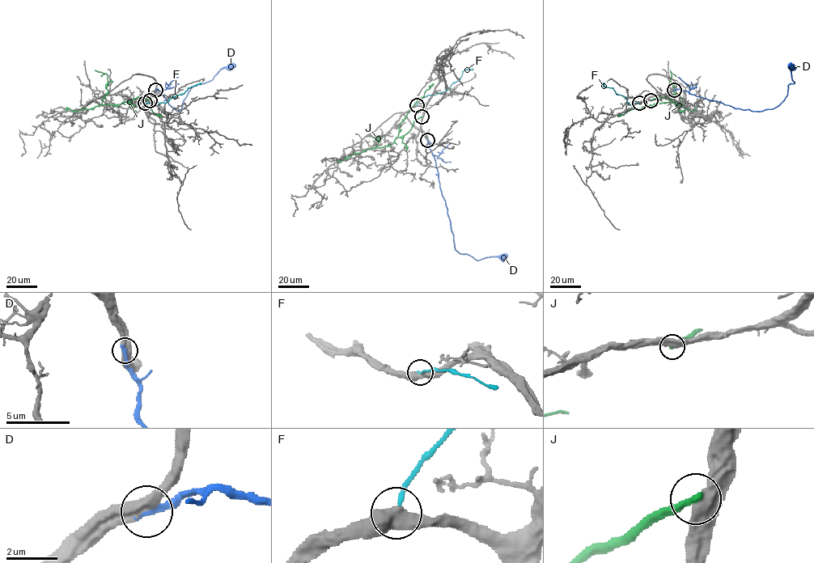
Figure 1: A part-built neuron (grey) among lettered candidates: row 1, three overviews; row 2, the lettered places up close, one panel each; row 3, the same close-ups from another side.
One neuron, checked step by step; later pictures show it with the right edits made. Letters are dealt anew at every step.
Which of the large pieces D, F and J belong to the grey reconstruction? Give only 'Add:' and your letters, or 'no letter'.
Add: D

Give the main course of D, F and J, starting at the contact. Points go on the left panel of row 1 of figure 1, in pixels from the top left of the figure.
D: (155, 90), (157, 88), (169, 104), (179, 111), (188, 91), (194, 86), (210, 81), (222, 69), (235, 65)
F: (145, 103), (166, 103), (201, 82)
J: (150, 100), (137, 97), (119, 105), (102, 104), (108, 91), (108, 75), (95, 69)

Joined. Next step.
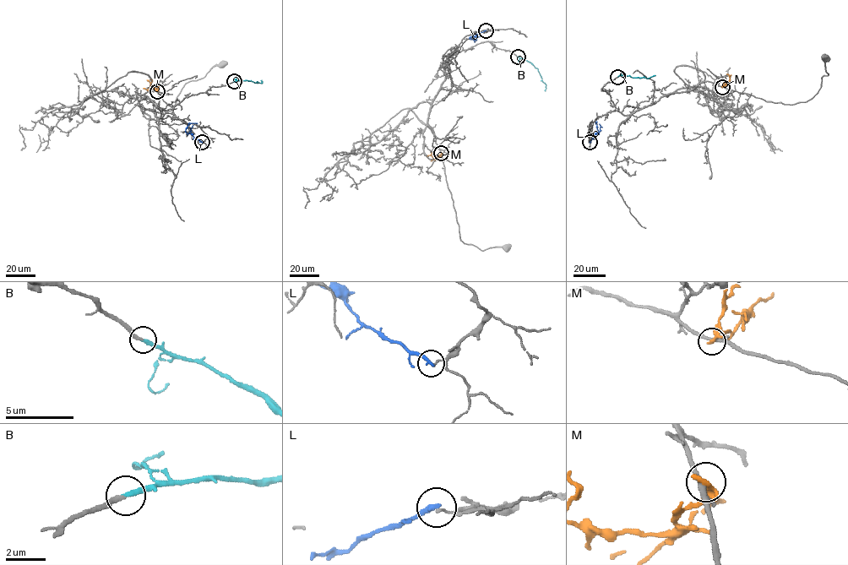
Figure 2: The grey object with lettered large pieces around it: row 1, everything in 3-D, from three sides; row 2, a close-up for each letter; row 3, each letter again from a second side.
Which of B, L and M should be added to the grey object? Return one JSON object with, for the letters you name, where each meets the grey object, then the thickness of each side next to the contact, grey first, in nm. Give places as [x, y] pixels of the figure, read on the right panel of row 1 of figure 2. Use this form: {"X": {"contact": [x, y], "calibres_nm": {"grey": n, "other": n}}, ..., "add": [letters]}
{"B": {"contact": [617, 77], "calibres_nm": {"grey": 240, "other": 240}}, "add": ["B"]}

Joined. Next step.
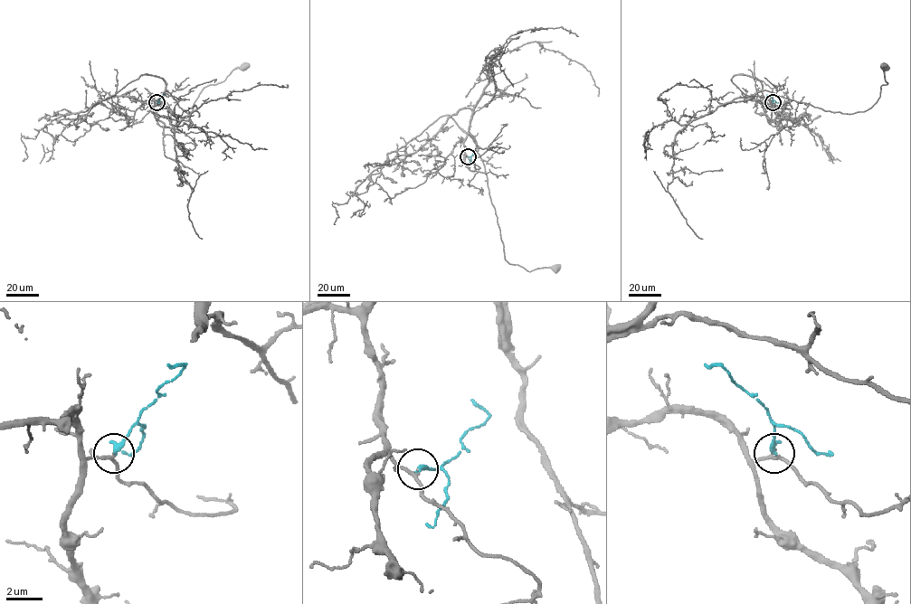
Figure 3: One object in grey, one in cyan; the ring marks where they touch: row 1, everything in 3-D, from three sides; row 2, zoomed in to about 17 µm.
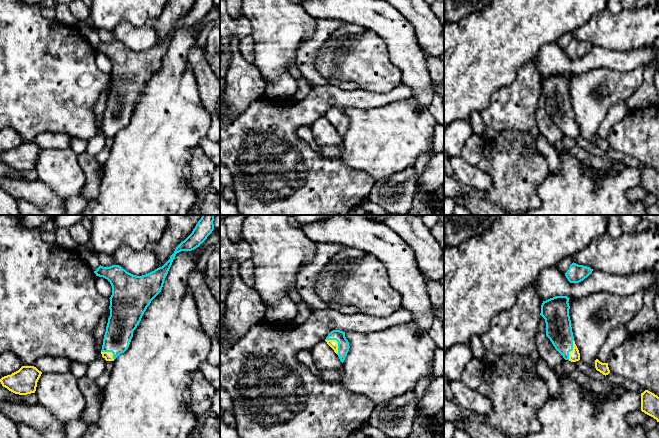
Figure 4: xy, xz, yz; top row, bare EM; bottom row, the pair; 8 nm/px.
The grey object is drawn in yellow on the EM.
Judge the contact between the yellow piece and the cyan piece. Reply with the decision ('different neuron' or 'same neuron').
same neuron

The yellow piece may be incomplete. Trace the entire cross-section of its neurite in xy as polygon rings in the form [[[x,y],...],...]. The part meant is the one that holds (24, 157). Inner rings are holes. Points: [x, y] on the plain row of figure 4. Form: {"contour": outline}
{"contour": [[[22,142],[11,151],[2,153],[0,158],[3,163],[15,170],[27,171],[35,169],[41,150],[42,148],[34,142]]]}

